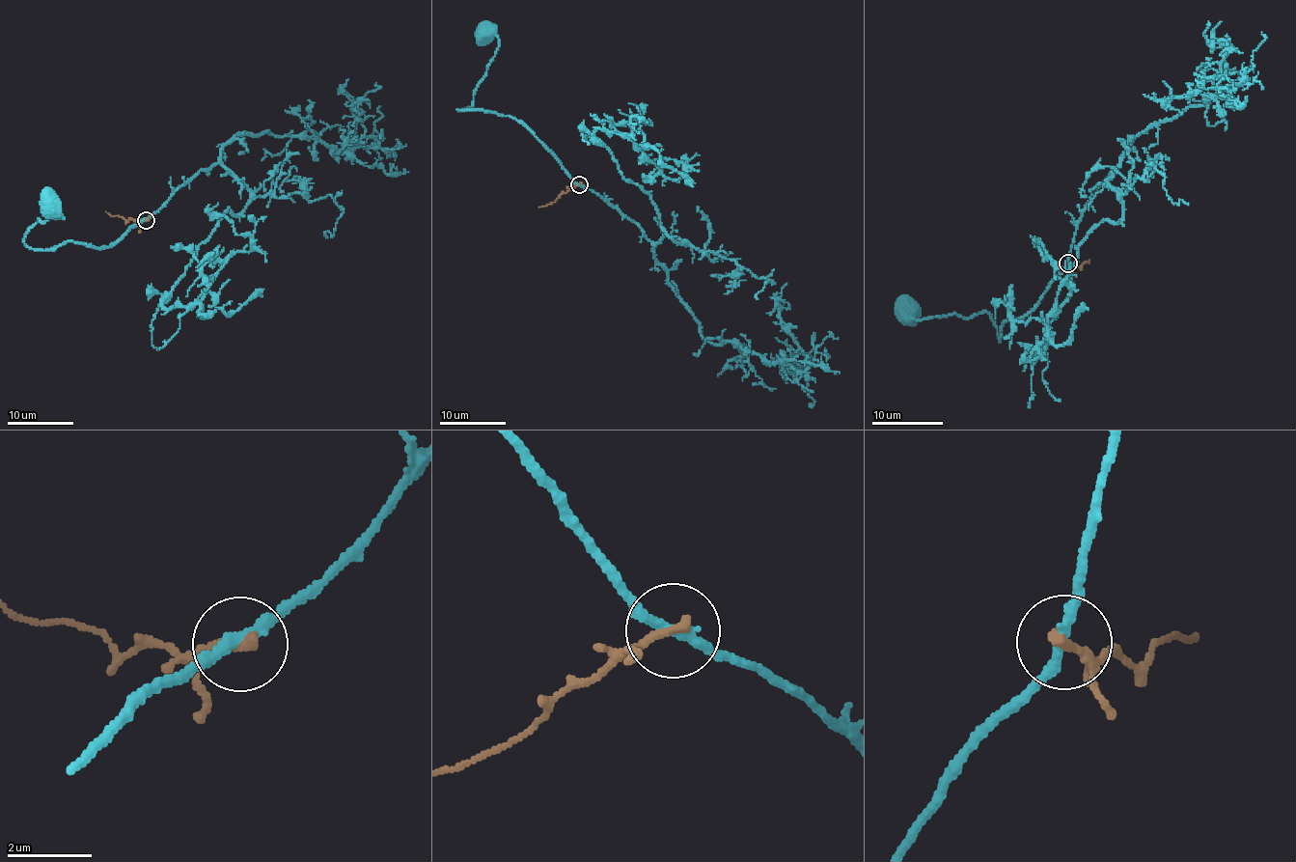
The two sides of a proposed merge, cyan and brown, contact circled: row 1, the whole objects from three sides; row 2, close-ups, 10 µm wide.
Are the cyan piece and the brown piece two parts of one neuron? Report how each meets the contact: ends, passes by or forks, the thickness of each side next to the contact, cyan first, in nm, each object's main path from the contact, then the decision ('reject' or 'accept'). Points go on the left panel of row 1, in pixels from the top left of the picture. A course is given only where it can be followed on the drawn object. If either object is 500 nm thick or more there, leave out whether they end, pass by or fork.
cyan passes by | brown ends | 260/280 nm | cyan via (145, 219), (108, 246), (64, 241), (34, 250), (24, 236), (39, 218), (63, 218), (47, 205) | brown via (145, 219), (127, 220), (111, 216), (105, 211) | accept

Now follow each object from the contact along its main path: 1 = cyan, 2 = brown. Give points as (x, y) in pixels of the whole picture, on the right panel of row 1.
1: (1067, 263), (1031, 311), (1003, 321), (1000, 342), (986, 312), (968, 318), (951, 314), (914, 319), (907, 313)
2: (1067, 263), (1080, 265), (1089, 264), (1089, 260)

